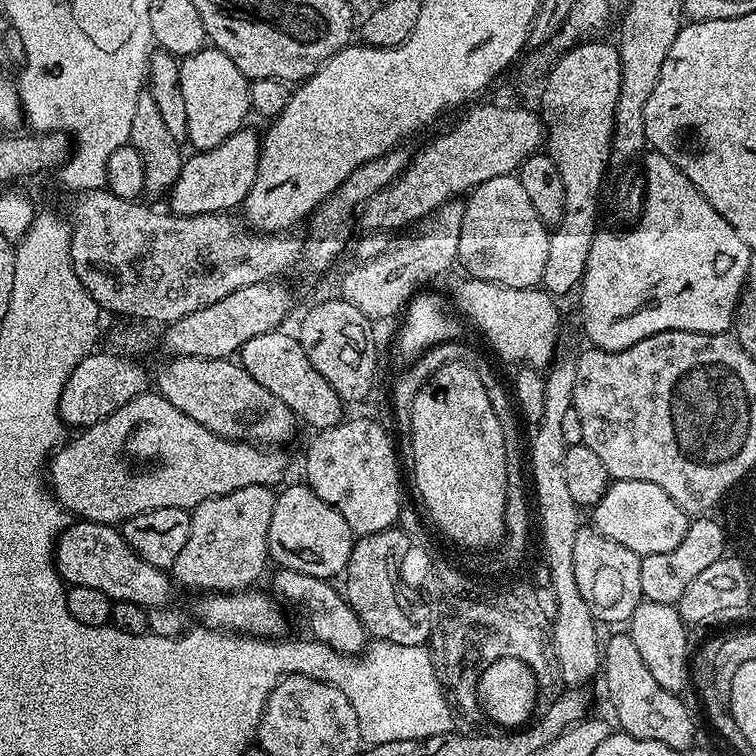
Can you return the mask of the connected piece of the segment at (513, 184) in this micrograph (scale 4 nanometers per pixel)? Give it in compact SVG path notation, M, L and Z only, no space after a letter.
M519 175L490 178L472 189L467 197L462 234L458 238L458 260L463 271L474 278L489 280L507 288L534 288L544 279L549 235L549 229L542 222L542 218L538 218L526 190L522 190Z

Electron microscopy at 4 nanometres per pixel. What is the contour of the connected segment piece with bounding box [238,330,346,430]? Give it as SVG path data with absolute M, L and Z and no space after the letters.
M285 330L258 334L258 338L250 338L238 353L238 362L254 378L254 382L259 382L274 394L274 398L286 402L290 410L304 423L309 424L313 430L321 430L334 427L345 419L345 401L340 395L310 366L310 358L306 358L306 350L302 350L299 339L292 336Z

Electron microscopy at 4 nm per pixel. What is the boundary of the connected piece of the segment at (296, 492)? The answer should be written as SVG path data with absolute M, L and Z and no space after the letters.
M307 483L292 484L289 488L281 487L276 492L274 514L270 514L270 530L268 531L268 554L271 563L280 568L298 570L302 574L310 574L319 580L331 581L343 573L350 562L350 554L354 543L354 533L347 524L346 518L338 509L323 501Z

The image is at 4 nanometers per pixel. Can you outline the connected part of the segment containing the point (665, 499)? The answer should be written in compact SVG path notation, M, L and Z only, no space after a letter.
M612 480L606 494L591 509L591 527L601 532L606 538L614 538L622 546L634 550L641 557L650 554L666 554L686 538L690 523L689 513L683 512L654 482L641 480Z

